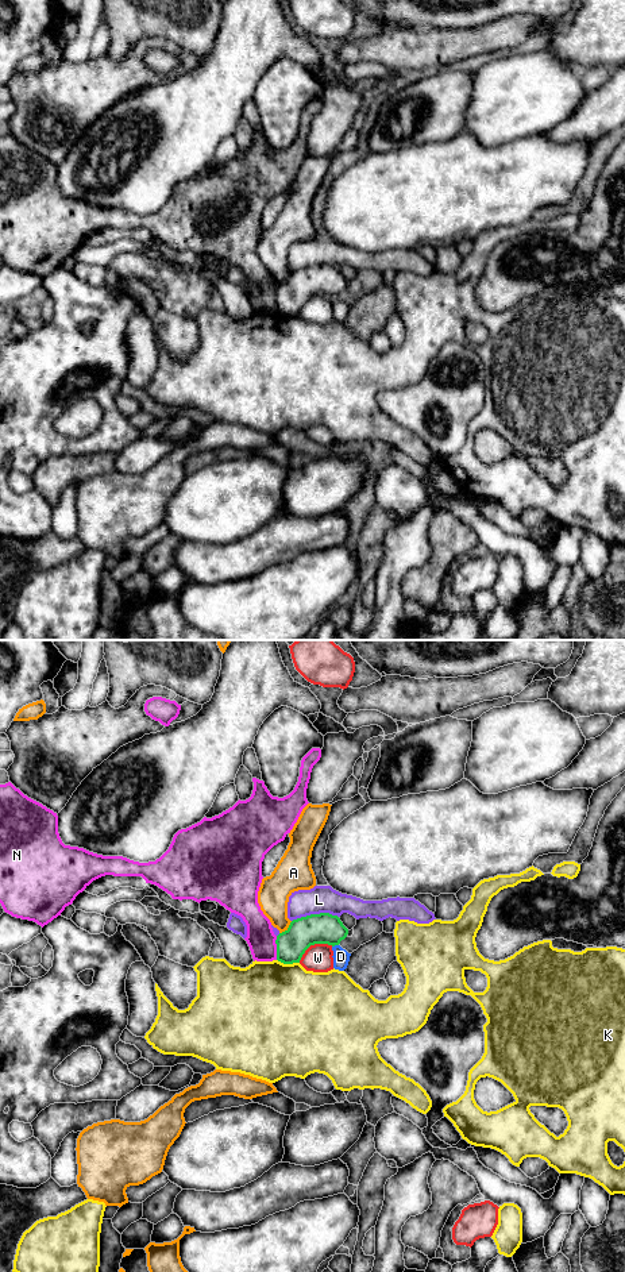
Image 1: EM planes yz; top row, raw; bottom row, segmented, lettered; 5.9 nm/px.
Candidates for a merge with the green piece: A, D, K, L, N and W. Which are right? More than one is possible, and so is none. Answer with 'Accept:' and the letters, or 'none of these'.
Accept: none of these

